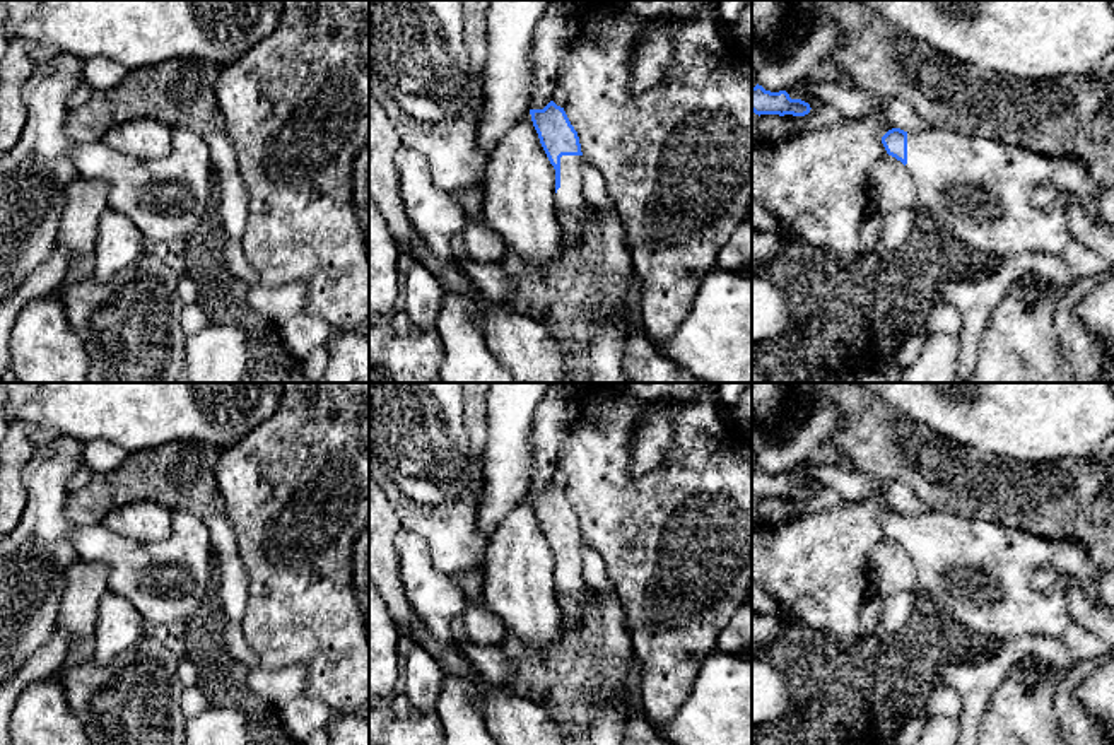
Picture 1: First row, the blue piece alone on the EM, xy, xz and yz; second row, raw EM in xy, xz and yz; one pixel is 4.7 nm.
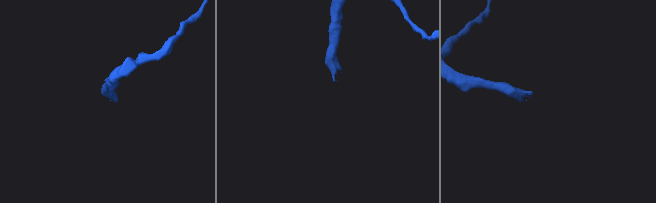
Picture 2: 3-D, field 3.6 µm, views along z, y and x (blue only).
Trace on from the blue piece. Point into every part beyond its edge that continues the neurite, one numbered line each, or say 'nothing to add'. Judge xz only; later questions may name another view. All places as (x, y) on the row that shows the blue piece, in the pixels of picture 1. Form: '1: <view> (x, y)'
1: xz (573, 212)

